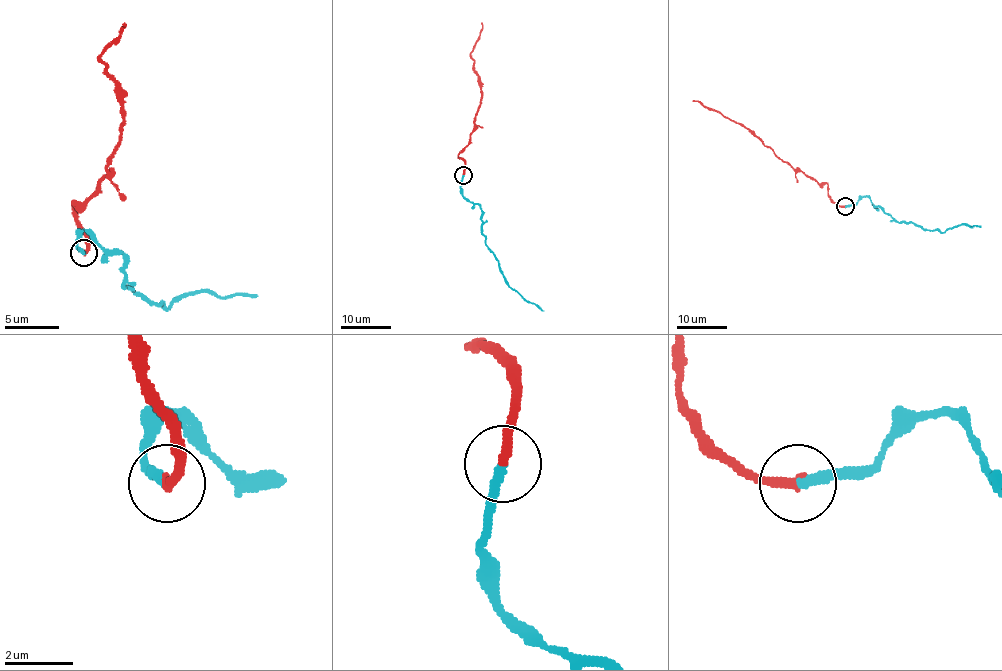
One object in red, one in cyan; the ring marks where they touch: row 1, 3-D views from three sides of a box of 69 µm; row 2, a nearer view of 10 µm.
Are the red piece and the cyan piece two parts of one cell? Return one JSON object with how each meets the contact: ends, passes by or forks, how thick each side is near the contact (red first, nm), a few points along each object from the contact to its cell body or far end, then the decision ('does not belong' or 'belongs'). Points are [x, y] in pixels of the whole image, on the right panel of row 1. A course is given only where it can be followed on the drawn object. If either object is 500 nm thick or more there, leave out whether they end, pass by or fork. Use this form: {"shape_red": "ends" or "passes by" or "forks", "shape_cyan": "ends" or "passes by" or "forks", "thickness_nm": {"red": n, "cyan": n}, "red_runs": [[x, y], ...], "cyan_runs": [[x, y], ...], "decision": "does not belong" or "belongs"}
{"shape_red": "ends", "shape_cyan": "ends", "thickness_nm": {"red": 280, "cyan": 280}, "red_runs": [[845, 206], [839, 206], [833, 200], [825, 182], [819, 184], [813, 177], [795, 171], [739, 124], [692, 100]], "cyan_runs": [[845, 206], [866, 196], [873, 205], [899, 222], [914, 222], [926, 230], [945, 232], [958, 225], [981, 227]], "decision": "belongs"}

